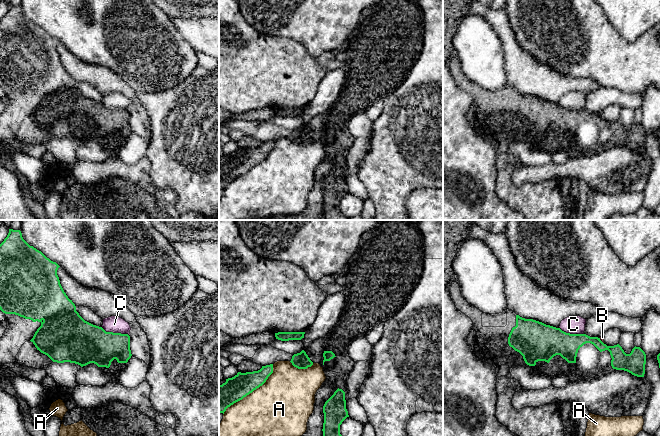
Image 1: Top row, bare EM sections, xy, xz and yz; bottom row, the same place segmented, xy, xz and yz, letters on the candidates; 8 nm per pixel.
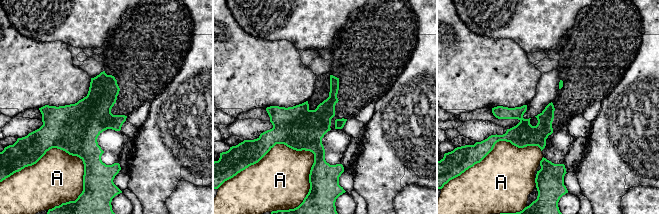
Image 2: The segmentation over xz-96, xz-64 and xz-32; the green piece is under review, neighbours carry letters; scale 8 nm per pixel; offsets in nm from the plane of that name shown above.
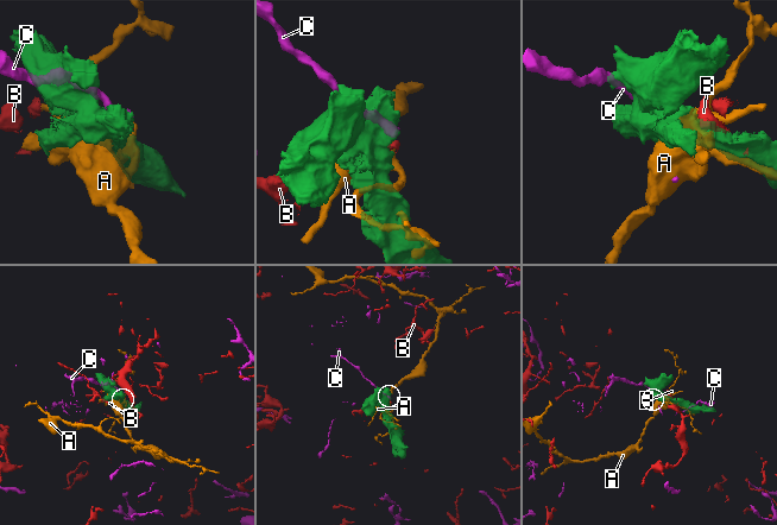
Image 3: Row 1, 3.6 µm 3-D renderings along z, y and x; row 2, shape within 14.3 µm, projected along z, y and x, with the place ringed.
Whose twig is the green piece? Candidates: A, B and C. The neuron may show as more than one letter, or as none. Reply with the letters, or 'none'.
none

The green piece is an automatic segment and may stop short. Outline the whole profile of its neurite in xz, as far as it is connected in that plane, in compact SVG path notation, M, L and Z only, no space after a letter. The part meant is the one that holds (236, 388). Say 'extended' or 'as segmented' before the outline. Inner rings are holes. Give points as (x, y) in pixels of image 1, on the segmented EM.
as segmented; M273 364L262 366L258 371L241 373L226 379L219 385L219 414L228 407L242 400L254 390L262 386L273 373Z

